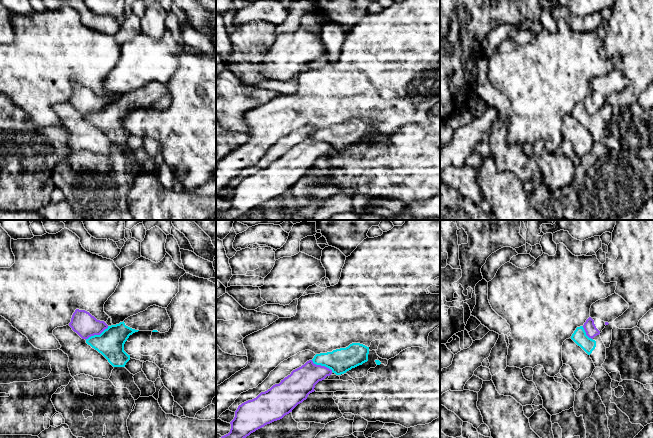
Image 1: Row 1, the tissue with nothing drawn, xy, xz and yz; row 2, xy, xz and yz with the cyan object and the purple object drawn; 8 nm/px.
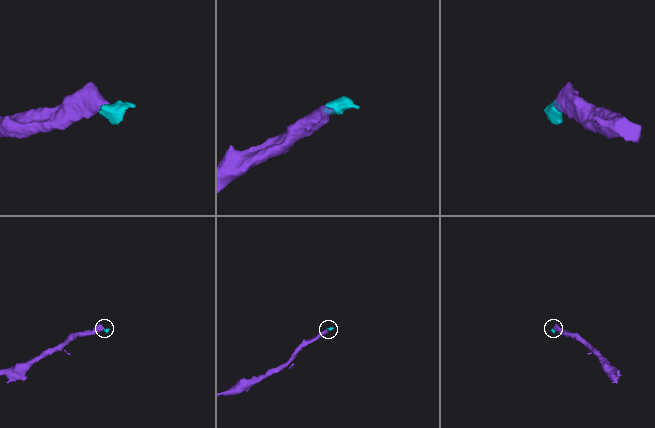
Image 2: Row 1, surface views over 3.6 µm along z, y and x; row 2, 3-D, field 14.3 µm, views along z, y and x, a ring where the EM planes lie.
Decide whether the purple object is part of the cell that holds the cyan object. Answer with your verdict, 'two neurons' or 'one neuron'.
two neurons

